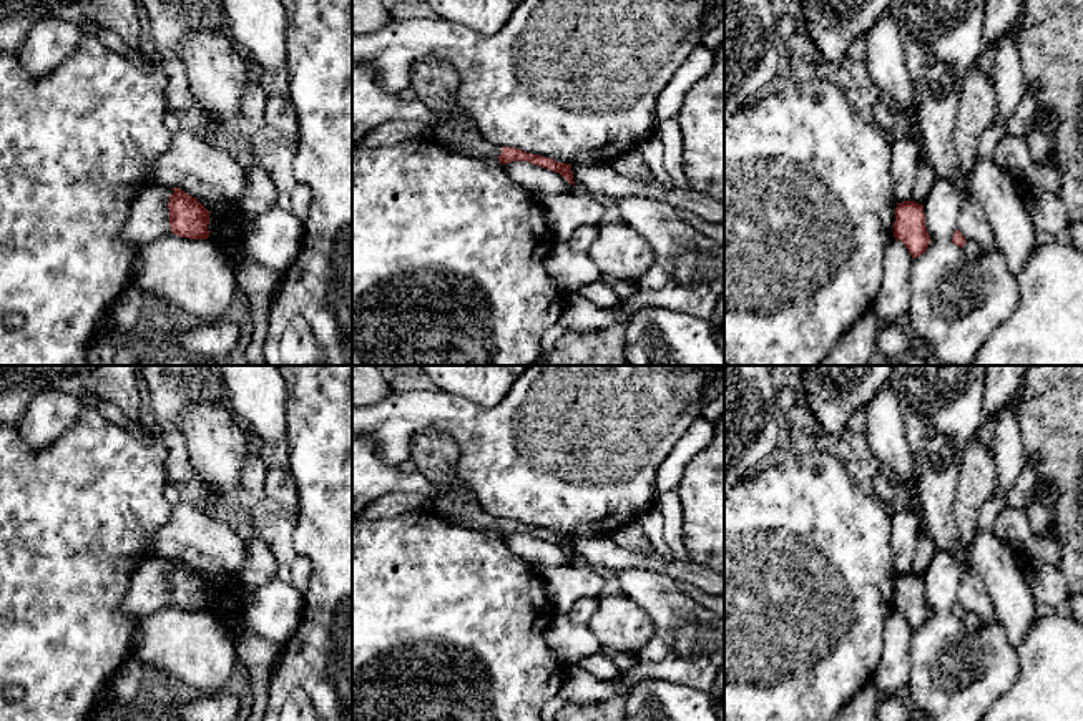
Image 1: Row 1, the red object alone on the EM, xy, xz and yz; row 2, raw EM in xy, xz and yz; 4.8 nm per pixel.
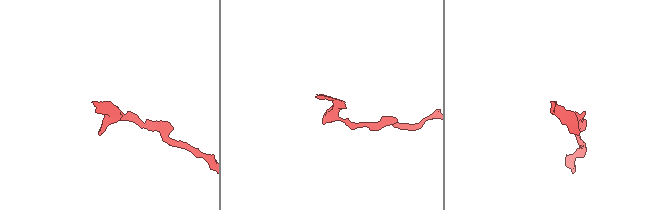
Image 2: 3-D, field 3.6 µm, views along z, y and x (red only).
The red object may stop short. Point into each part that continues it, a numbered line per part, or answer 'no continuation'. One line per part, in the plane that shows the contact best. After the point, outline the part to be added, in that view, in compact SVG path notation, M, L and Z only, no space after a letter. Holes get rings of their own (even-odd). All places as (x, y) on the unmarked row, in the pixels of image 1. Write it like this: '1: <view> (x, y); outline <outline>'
1: xz (462, 509); outline M472 488L448 493L443 500L434 502L432 513L457 527L488 532L498 532L503 520L487 513Z

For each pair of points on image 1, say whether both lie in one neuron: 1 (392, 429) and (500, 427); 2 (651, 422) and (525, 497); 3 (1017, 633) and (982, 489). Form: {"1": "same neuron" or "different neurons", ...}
{"1": "same neuron", "2": "same neuron", "3": "different neurons"}

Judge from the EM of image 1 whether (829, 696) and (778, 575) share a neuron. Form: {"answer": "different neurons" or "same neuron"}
{"answer": "same neuron"}

